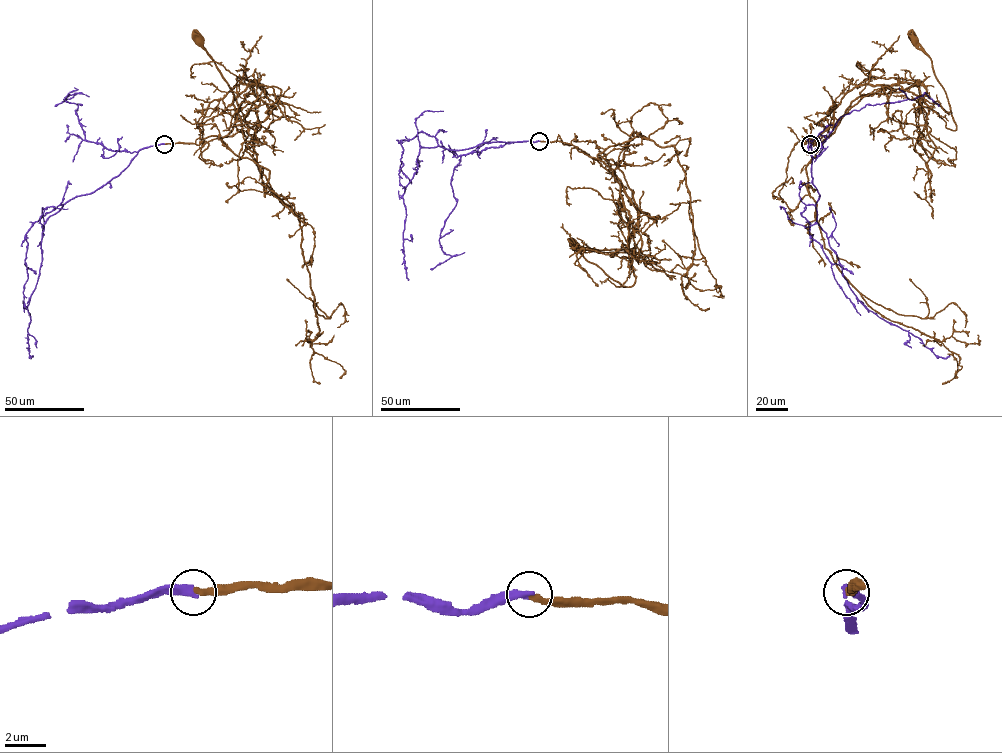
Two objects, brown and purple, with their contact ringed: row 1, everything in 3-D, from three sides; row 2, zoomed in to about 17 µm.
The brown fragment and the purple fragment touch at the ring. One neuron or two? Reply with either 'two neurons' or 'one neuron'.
one neuron

